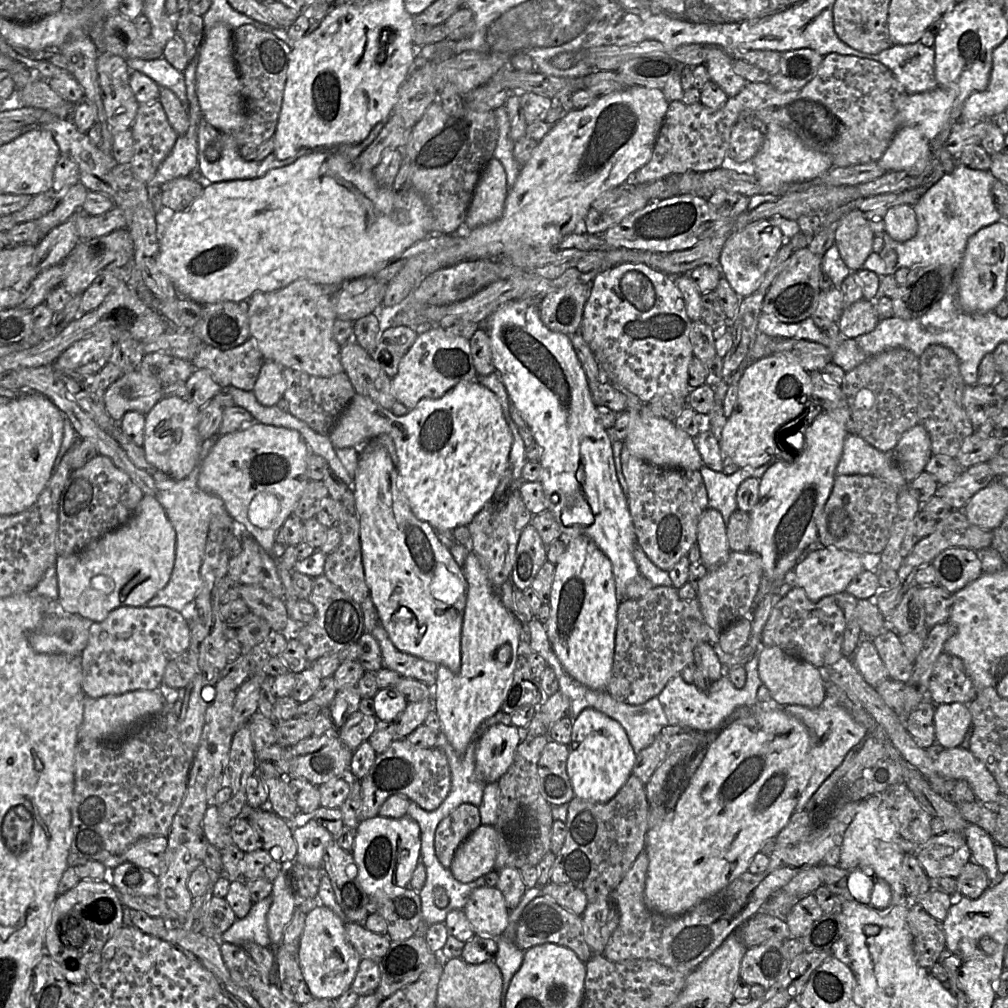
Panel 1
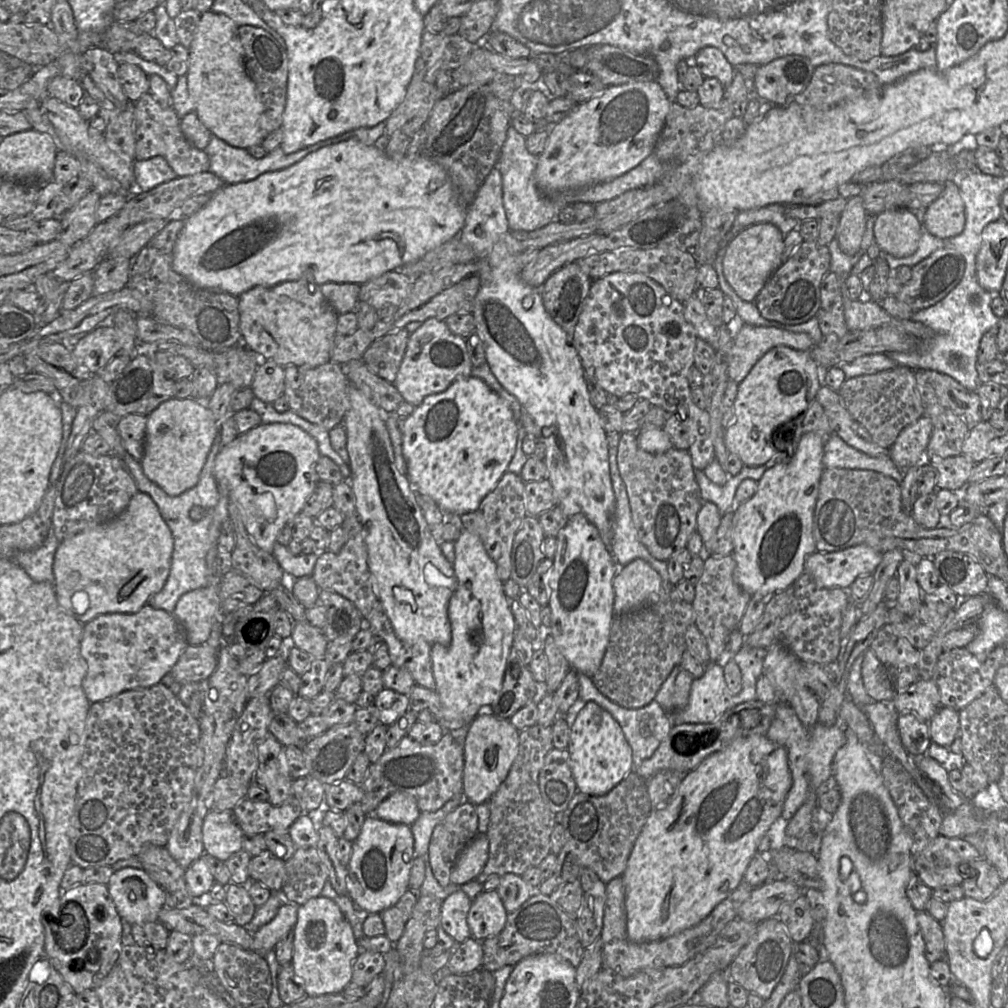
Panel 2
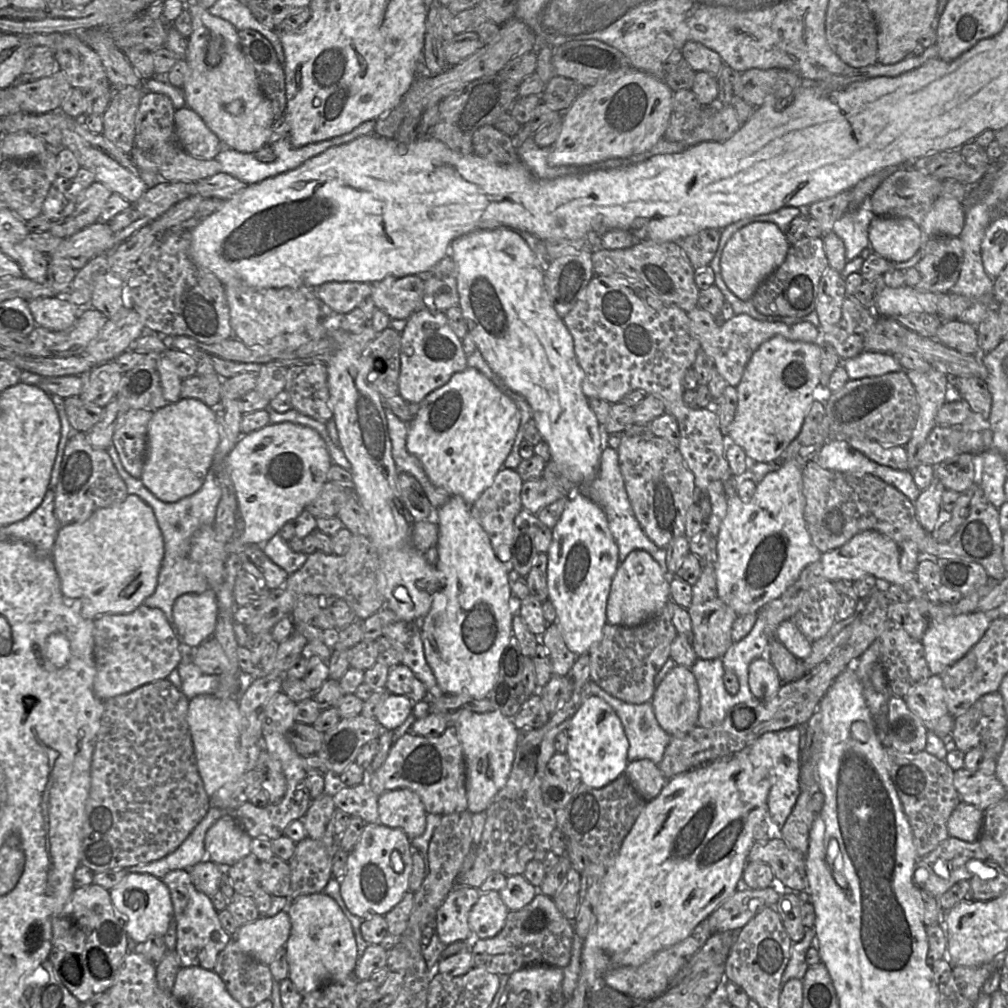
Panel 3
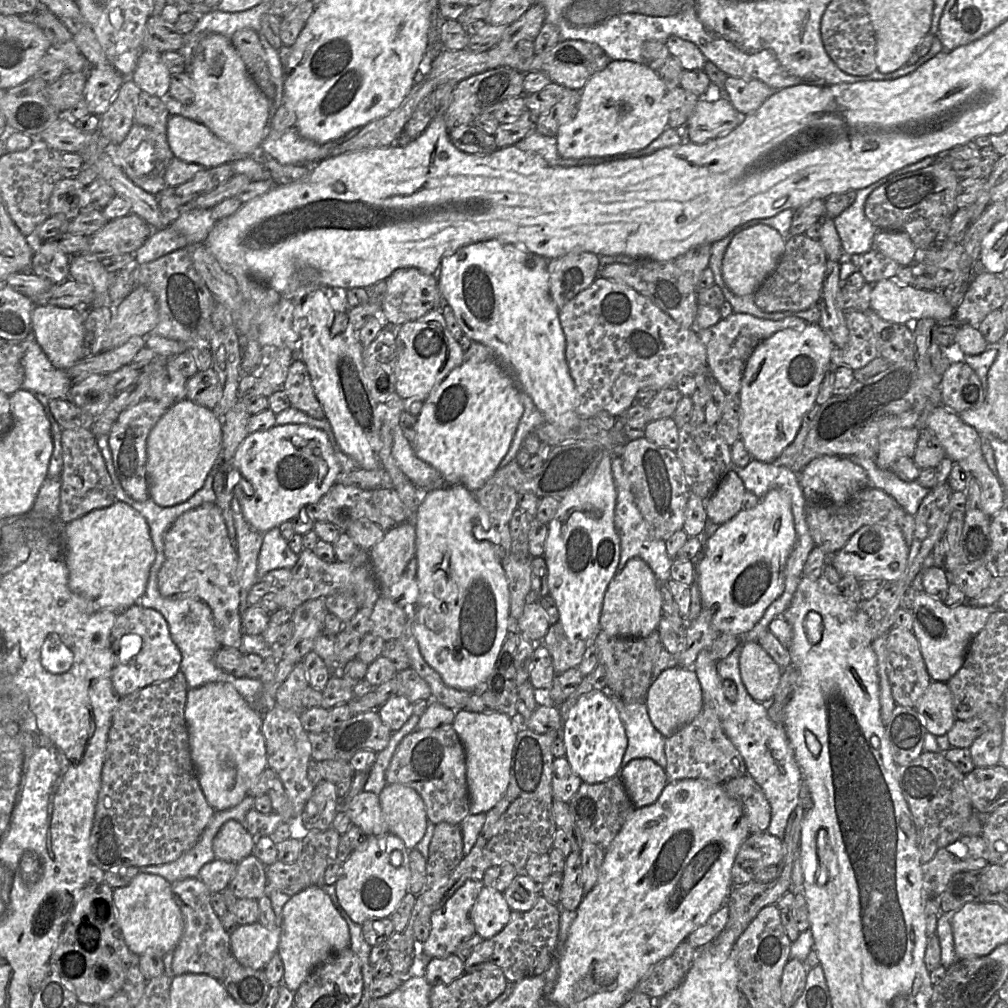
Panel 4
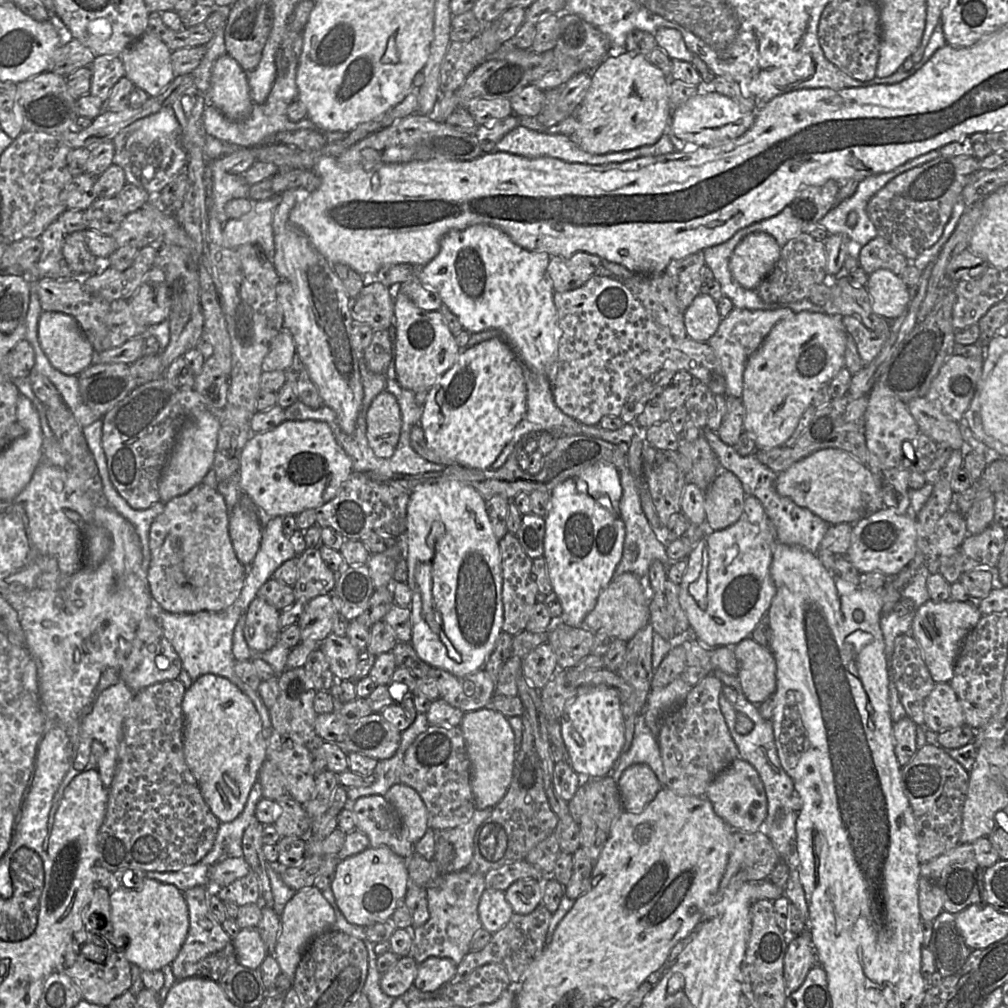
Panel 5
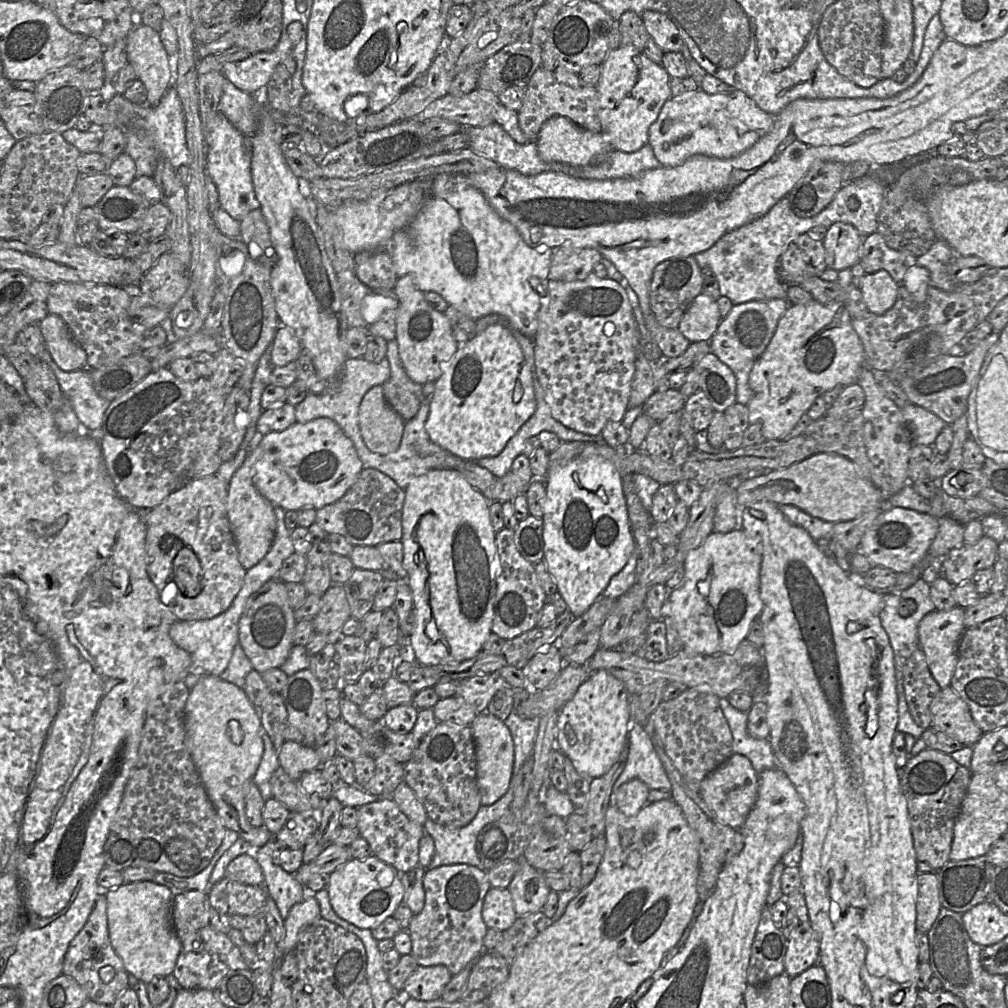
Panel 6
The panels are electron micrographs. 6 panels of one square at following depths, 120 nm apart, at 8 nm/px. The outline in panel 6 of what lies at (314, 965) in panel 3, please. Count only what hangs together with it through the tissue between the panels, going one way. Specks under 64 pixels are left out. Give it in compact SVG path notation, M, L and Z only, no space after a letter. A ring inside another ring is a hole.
M308 894L302 902L295 904L290 909L287 918L284 920L285 937L280 943L277 944L277 946L278 946L278 964L279 964L279 954L280 954L280 956L284 956L288 952L294 951L295 947L297 945L299 932L302 930L302 928L304 928L306 925L312 923L317 918L320 918L320 907L319 907L318 901L316 900L316 898L314 897L313 894Z

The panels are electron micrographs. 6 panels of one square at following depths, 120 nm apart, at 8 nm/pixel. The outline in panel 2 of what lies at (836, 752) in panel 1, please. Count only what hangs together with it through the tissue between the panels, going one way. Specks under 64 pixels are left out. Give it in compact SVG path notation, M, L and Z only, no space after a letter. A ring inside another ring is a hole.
M778 702L775 716L766 736L769 740L783 746L787 751L792 783L781 813L781 817L786 821L793 817L808 794L816 792L818 787L832 775L834 756L845 743L844 725L838 722L827 727L816 722L813 727L806 728L789 703Z

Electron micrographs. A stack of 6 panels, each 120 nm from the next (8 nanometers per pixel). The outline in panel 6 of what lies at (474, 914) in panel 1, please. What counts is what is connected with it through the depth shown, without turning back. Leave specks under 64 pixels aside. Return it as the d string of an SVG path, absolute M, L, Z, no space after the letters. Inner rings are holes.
M490 888L482 906L482 918L488 928L500 931L509 929L518 915L508 888Z

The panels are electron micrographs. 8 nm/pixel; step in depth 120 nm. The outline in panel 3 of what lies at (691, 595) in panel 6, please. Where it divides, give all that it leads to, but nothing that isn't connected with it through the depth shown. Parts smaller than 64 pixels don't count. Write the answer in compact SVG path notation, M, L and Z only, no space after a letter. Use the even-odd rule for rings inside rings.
M786 462L780 466L777 470L771 471L765 475L761 482L756 486L756 491L752 499L748 503L741 501L737 494L737 488L740 480L731 476L729 479L724 481L724 490L727 497L727 512L721 522L718 535L716 537L716 551L717 560L715 563L716 583L717 592L721 600L723 600L728 606L730 606L737 614L744 615L749 613L757 613L769 601L779 597L782 593L793 584L799 577L802 570L810 563L814 563L820 560L821 552L814 545L811 540L811 536L807 530L806 523L804 520L804 508L805 508L805 497L803 495L803 483L802 483L802 469L804 466L798 462Z

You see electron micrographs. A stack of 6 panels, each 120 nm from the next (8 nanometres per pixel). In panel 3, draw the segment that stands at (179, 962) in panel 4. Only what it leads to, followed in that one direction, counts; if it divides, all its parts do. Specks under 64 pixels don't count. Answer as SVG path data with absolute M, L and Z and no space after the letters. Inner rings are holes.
M187 870L170 871L161 880L168 887L173 904L177 924L176 952L181 967L197 966L213 970L219 953L232 939L232 935L222 927L210 897L194 887Z

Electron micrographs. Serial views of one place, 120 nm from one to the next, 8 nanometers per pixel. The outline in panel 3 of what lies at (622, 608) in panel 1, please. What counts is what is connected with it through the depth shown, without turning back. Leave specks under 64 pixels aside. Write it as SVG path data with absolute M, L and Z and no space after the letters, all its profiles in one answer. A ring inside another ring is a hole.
M670 596L659 614L638 626L625 627L606 623L601 640L593 644L588 652L590 680L626 703L642 704L651 701L656 688L655 676L670 658L671 644L678 635L672 622L673 602Z

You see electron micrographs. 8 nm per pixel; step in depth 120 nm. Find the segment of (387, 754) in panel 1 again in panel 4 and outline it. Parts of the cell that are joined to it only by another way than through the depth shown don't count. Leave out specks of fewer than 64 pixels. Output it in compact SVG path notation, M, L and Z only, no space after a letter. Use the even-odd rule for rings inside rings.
M453 726L414 730L398 745L386 770L387 784L399 783L416 790L432 823L459 825L470 814L464 746Z

